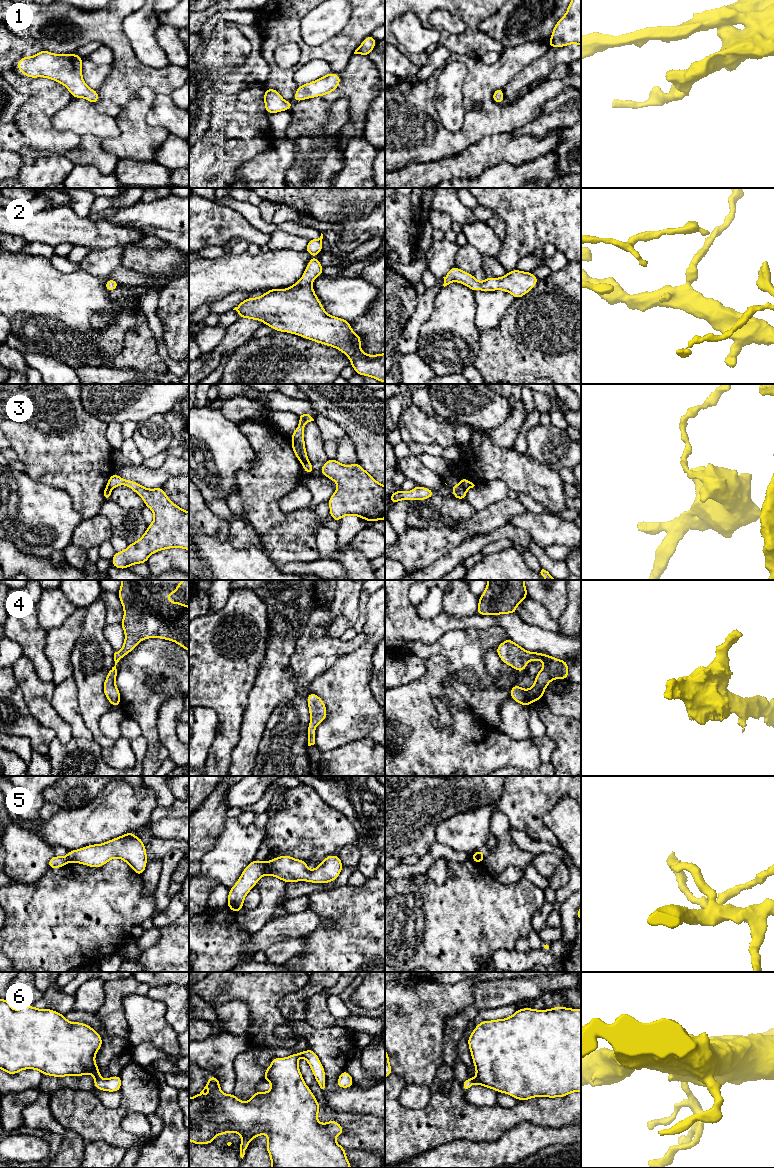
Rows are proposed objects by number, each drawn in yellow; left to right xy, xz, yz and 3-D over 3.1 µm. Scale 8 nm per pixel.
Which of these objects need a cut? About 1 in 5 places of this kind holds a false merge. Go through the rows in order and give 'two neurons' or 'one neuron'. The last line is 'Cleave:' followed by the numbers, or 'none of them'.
1: one neuron
2: one neuron
3: two neurons
4: one neuron
5: two neurons
6: one neuron
Cleave: 3, 5

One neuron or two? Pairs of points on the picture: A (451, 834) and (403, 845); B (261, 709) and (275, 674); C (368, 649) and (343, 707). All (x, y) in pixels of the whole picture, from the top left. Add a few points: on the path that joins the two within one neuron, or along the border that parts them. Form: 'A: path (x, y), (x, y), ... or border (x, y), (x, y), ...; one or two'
A: border (448, 817), (437, 826), (435, 840); two
B: path (262, 700), (275, 683); one
C: path (358, 663), (346, 682), (346, 693); one

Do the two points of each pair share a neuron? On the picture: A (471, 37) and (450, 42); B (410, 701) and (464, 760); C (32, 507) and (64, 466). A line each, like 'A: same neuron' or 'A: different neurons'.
A: same neuron
B: same neuron
C: different neurons

